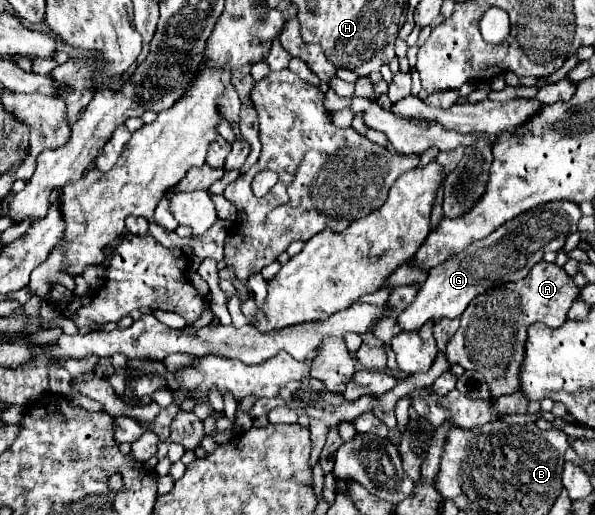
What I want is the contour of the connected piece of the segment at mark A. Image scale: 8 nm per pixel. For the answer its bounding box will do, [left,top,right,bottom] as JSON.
[446,262,578,398]

